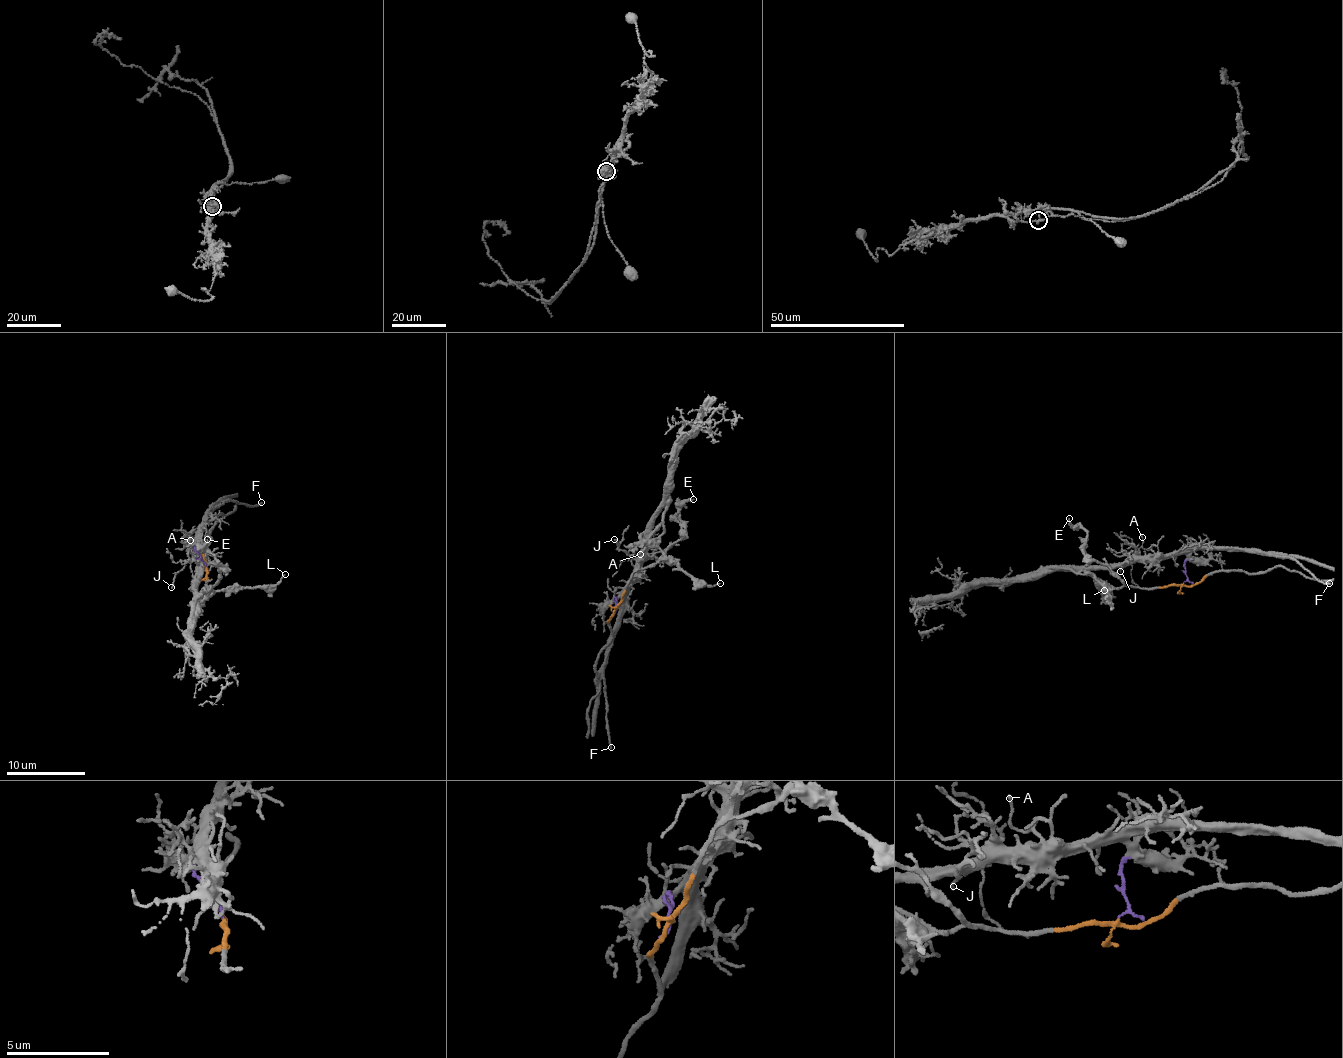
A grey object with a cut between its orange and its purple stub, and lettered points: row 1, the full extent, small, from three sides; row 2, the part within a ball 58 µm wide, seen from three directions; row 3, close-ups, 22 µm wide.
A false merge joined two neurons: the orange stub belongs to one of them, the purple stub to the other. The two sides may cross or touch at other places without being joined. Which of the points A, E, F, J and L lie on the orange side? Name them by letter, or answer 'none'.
E, L

